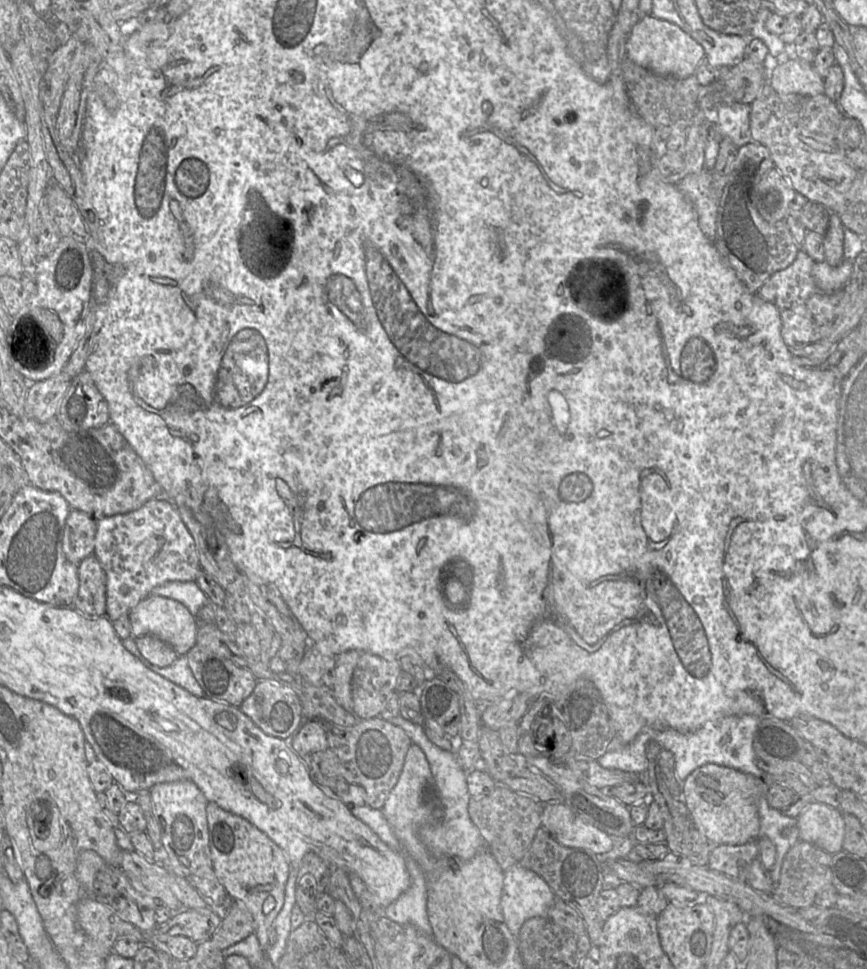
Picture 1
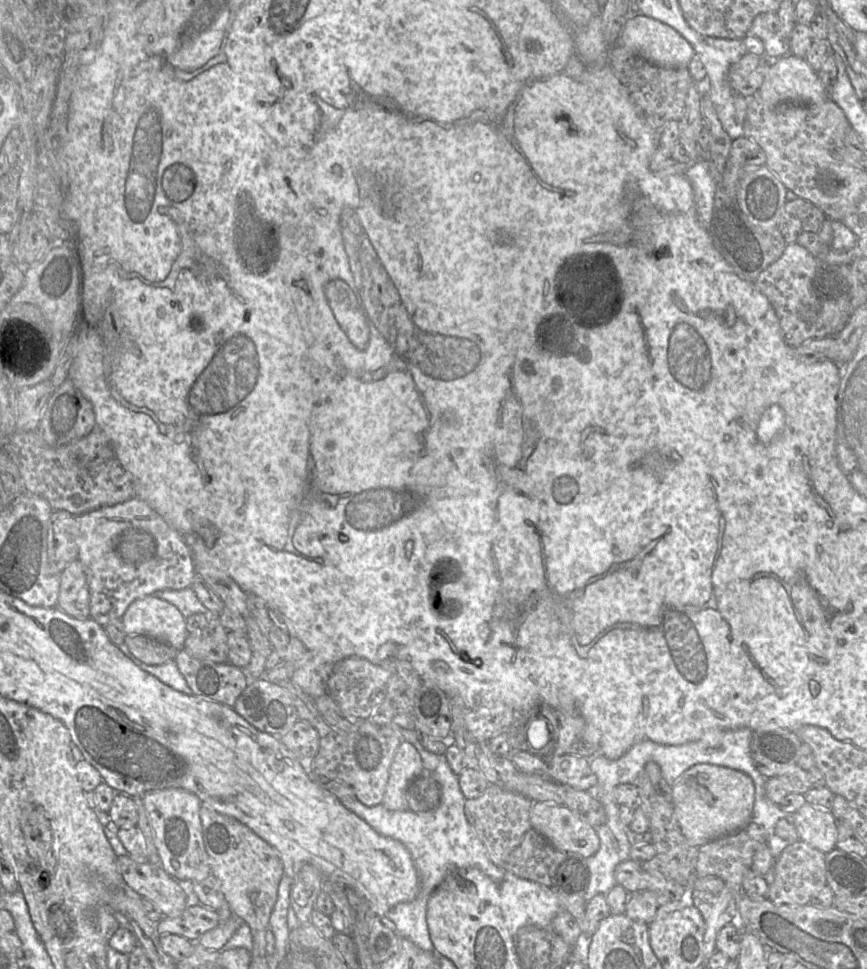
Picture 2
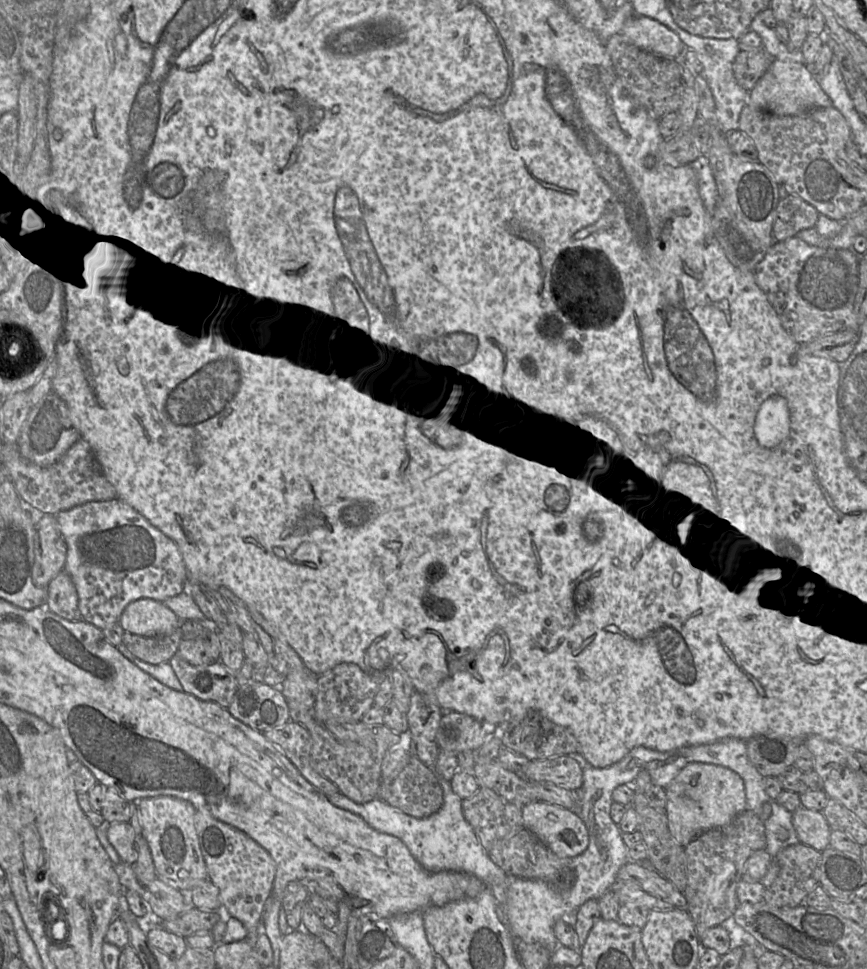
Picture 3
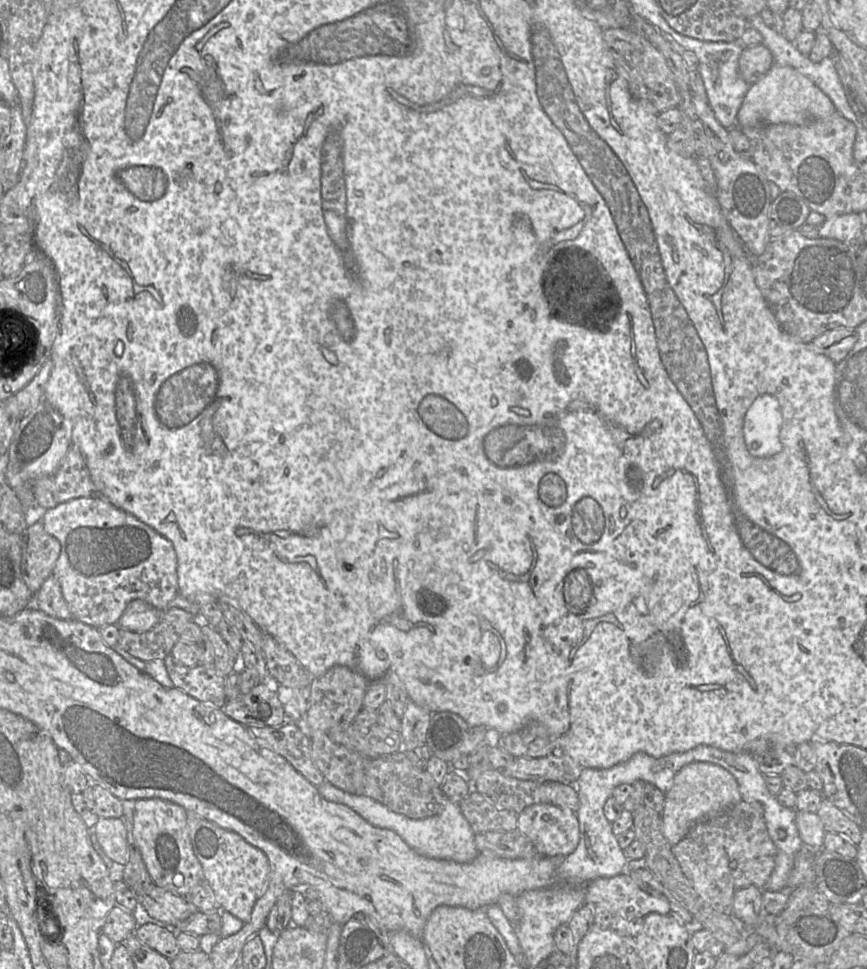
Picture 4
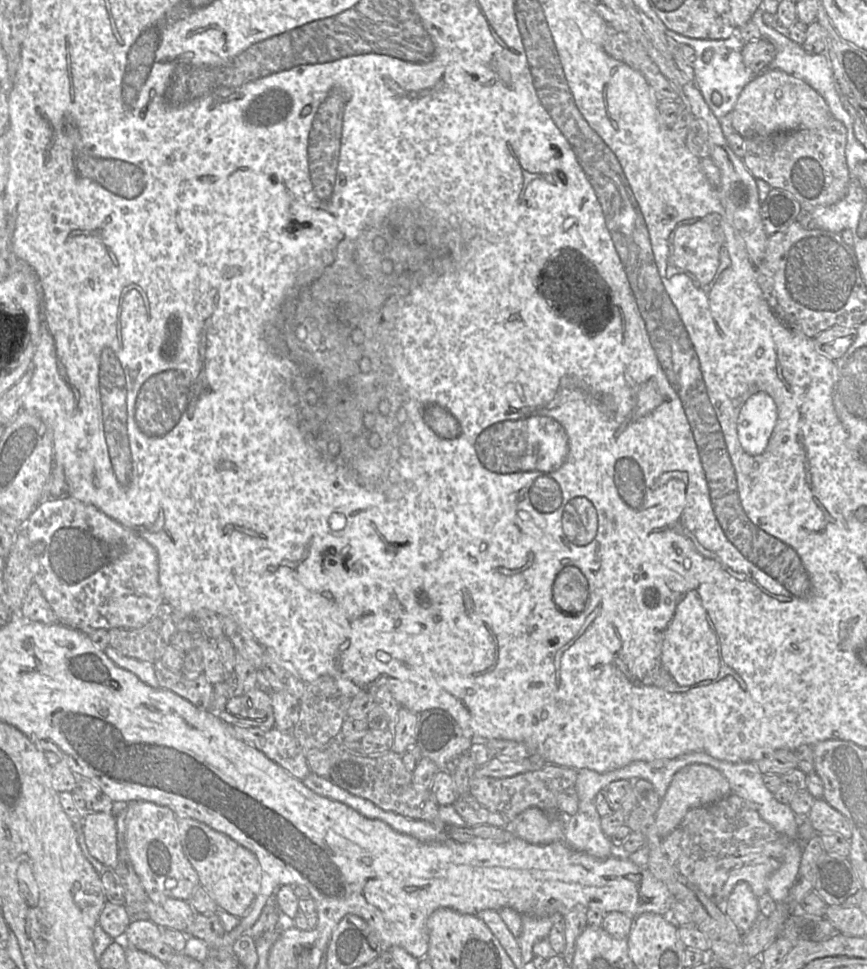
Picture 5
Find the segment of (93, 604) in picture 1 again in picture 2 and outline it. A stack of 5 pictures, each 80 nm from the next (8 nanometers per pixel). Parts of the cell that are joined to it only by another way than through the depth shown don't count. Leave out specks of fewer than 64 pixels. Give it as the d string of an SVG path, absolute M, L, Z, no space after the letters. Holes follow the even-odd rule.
M78 560L61 573L57 607L78 619L89 617L90 593L83 565Z

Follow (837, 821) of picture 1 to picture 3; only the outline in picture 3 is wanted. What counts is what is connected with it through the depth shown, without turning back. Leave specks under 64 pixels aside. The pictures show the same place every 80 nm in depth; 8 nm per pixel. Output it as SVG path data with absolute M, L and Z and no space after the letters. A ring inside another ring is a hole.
M800 806L793 812L799 841L822 852L829 847L832 829L822 812Z

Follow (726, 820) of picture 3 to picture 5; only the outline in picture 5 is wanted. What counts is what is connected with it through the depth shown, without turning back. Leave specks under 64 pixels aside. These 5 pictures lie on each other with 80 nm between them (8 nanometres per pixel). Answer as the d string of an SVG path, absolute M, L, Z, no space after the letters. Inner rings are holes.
M690 764L685 766L673 776L655 814L655 825L658 834L662 838L665 838L680 824L690 809L711 804L730 794L731 788L729 782L715 768L705 764Z

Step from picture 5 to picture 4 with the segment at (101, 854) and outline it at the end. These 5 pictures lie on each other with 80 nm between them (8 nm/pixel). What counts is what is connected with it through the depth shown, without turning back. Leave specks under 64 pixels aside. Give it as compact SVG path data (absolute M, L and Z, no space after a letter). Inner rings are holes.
M99 818L93 828L98 844L112 861L126 865L129 860L127 829L122 818Z

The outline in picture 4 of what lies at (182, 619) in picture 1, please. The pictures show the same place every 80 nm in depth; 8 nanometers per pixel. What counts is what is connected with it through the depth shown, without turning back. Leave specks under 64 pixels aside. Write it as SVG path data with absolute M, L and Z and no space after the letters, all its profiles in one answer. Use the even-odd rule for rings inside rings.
M134 600L128 604L117 625L134 632L147 632L157 625L162 612L143 600Z

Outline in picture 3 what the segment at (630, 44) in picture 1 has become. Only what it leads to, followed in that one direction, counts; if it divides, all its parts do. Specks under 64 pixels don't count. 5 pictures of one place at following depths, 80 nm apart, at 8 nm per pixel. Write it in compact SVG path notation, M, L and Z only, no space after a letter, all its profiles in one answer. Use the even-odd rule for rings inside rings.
M634 14L620 33L637 47L663 58L680 60L689 49L674 31L646 16Z

